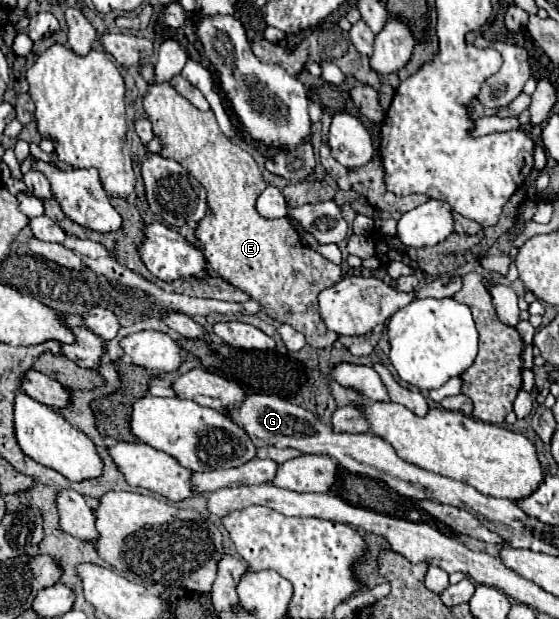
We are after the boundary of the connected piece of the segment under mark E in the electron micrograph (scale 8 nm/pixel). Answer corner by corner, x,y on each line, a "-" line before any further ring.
149,62
139,66
139,74
149,86
149,92
143,94
143,108
161,140
159,154
179,162
207,190
207,214
197,222
195,238
207,254
209,268
259,302
265,316
299,330
309,346
331,346
337,334
327,330
317,308
317,296
339,282
341,268
307,248
287,218
267,220
255,210
257,196
267,184
253,156
221,132
213,110
197,110
169,82
155,82
153,72

